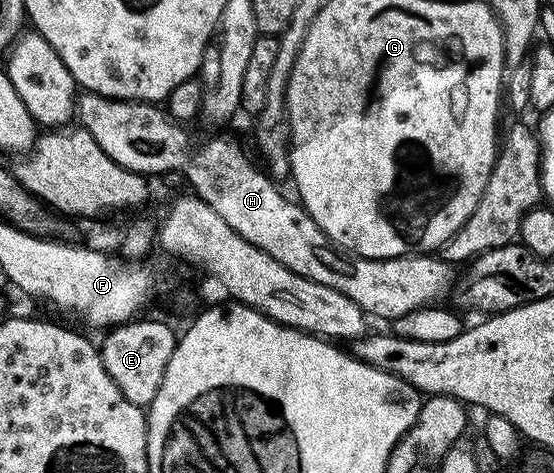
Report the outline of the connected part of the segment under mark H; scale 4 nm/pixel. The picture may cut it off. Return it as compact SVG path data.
M83 92L77 98L77 122L89 132L89 136L93 136L93 140L97 140L97 144L101 144L101 152L121 164L121 168L144 176L160 176L170 170L185 171L186 181L195 189L192 190L194 197L205 200L205 204L209 204L209 208L213 208L213 212L217 212L217 216L221 216L221 220L225 220L225 224L229 224L237 236L261 248L261 252L273 256L277 264L285 264L289 272L317 280L317 284L325 284L341 292L341 296L349 296L353 304L363 309L364 315L371 317L372 314L375 318L394 320L423 306L438 303L446 294L448 297L452 293L452 263L443 261L439 256L421 254L408 254L406 258L361 258L340 250L325 237L321 228L317 228L302 204L295 200L290 202L285 195L279 194L275 187L278 185L262 169L259 171L251 163L250 156L237 143L227 138L215 138L191 154L191 138L183 131L186 129L158 105L149 102L118 102L116 98Z

